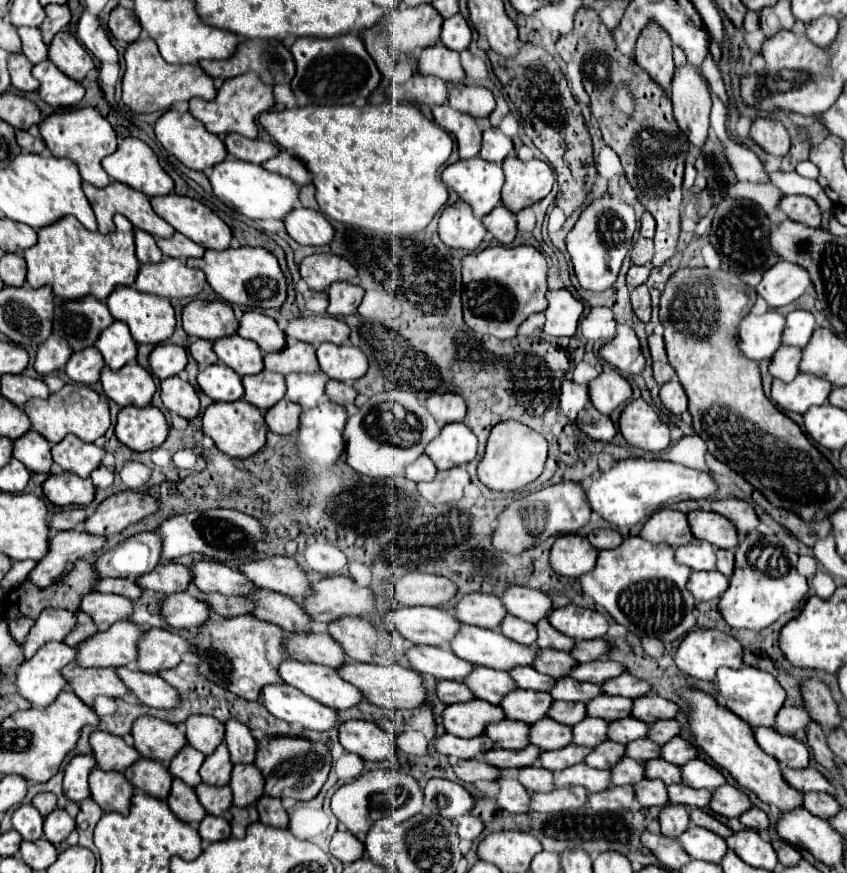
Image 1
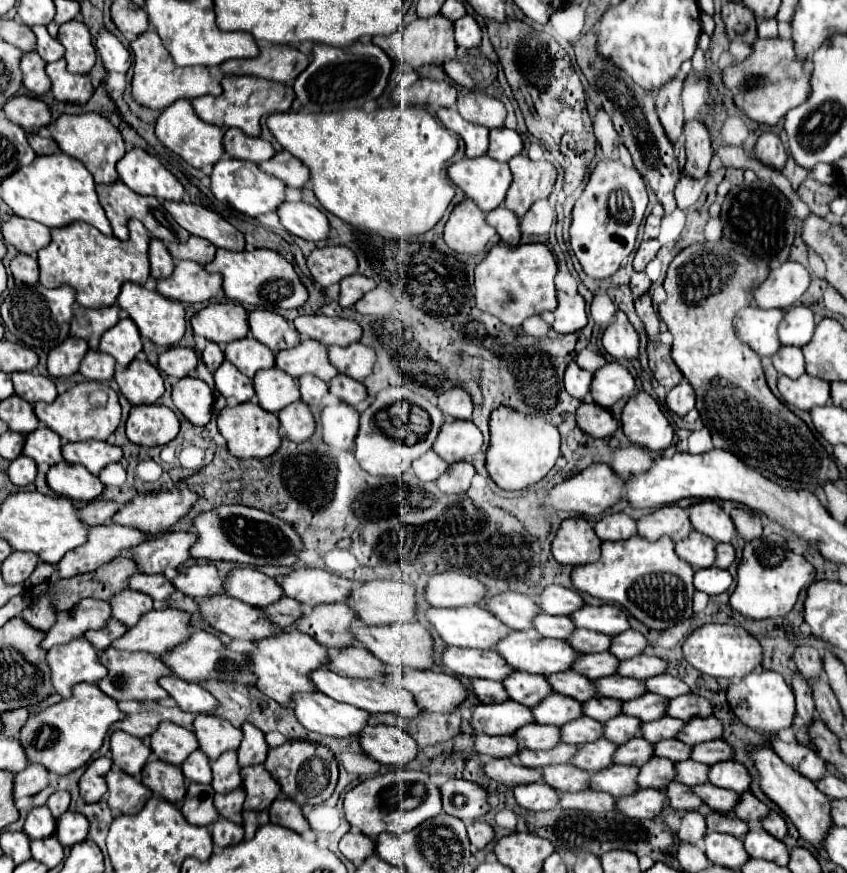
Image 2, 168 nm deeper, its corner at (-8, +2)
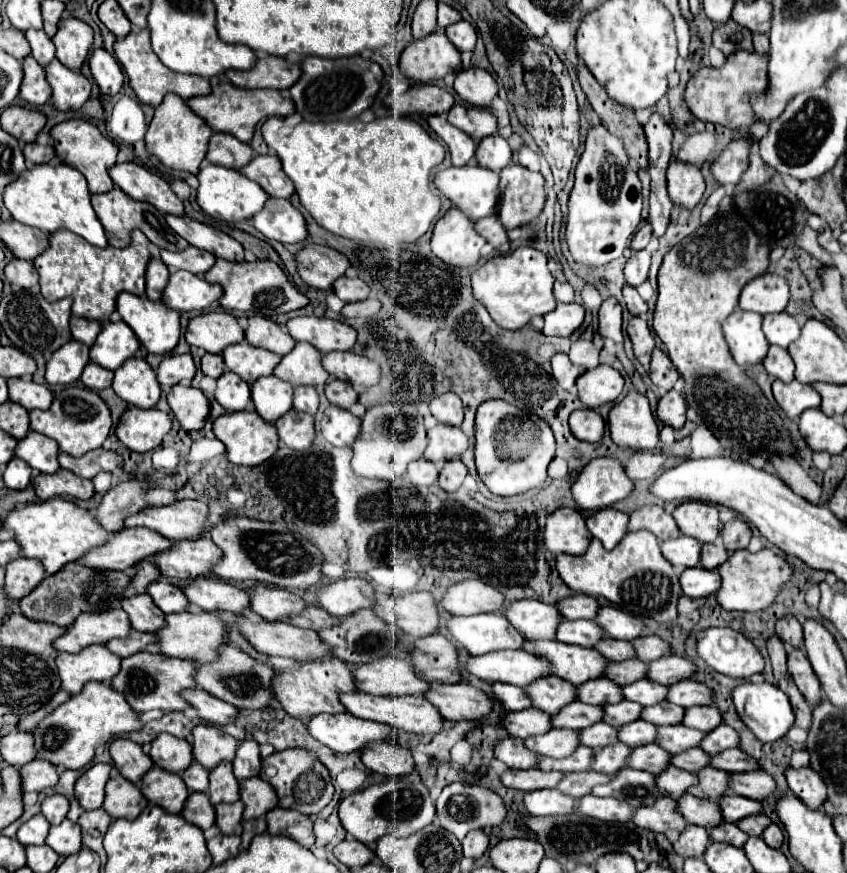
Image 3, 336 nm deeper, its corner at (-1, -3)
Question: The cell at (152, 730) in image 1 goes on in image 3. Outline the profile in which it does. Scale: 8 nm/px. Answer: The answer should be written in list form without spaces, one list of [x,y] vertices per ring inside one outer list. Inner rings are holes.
[[[159,734],[159,738],[155,738],[151,744],[149,756],[153,758],[155,766],[169,772],[177,772],[177,774],[185,772],[187,766],[191,766],[193,762],[191,744],[171,734]]]

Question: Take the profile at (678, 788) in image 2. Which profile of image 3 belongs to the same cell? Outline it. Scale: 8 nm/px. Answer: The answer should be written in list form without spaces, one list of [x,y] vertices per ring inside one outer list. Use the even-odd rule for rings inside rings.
[[[685,794],[677,802],[679,802],[679,812],[691,824],[697,824],[697,826],[703,826],[703,828],[713,828],[713,826],[719,826],[723,822],[721,808],[713,800],[705,800],[705,798]]]

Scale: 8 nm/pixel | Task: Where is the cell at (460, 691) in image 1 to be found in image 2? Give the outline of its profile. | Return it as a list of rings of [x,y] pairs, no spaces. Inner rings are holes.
[[[474,679],[472,681],[472,691],[478,697],[480,703],[502,703],[508,699],[504,685],[500,681],[490,681],[490,679]]]

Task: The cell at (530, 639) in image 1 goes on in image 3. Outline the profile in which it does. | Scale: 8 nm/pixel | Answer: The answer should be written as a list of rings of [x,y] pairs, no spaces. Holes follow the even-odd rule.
[[[565,620],[557,630],[557,640],[583,648],[597,646],[603,636],[605,632],[593,620]]]

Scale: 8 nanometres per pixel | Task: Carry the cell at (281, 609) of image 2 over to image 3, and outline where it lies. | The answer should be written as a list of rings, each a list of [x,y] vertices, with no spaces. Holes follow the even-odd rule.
[[[307,606],[305,614],[299,614],[297,618],[291,620],[295,626],[301,626],[301,628],[313,628],[315,632],[323,630],[325,626],[337,626],[339,618],[331,616],[331,614],[325,614],[321,608],[317,606]]]

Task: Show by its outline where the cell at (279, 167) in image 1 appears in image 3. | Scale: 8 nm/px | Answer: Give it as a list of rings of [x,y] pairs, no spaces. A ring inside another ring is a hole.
[[[273,154],[255,156],[247,166],[241,168],[241,172],[257,182],[269,196],[273,198],[289,198],[295,192],[295,186],[289,178],[285,178],[281,170],[281,162]]]

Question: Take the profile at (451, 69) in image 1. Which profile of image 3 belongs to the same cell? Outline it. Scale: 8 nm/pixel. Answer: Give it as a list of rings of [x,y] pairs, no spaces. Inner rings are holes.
[[[469,68],[459,72],[455,76],[453,88],[467,104],[481,106],[481,108],[491,106],[493,98],[497,96],[497,82],[489,72],[479,68]]]

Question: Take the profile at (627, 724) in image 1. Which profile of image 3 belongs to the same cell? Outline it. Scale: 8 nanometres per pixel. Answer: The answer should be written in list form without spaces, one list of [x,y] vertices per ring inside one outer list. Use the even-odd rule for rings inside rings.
[[[677,724],[677,726],[659,726],[655,742],[671,754],[679,754],[689,748],[697,748],[697,742],[701,742],[701,738],[705,738],[703,732]]]

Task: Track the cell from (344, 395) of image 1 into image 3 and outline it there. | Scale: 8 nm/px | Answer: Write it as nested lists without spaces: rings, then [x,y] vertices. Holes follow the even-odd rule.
[[[333,380],[325,386],[325,396],[333,406],[341,408],[351,408],[357,402],[357,392],[349,382],[343,380]]]

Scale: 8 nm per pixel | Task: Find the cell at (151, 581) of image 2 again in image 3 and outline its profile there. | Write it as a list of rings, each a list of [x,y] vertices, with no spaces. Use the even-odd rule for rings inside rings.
[[[157,580],[149,586],[147,594],[153,598],[153,602],[165,612],[165,614],[175,614],[175,612],[185,612],[189,608],[189,600],[185,598],[183,590],[179,586],[169,584],[167,580]]]

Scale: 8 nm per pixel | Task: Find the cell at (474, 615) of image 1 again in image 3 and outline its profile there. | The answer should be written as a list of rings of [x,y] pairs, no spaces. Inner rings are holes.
[[[519,600],[503,612],[511,626],[527,640],[555,640],[557,626],[563,622],[557,606],[539,600]]]

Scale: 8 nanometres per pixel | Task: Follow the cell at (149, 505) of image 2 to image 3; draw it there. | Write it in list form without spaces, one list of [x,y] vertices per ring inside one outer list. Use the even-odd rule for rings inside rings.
[[[181,500],[171,506],[151,506],[125,520],[127,528],[145,526],[169,540],[197,540],[203,536],[207,506],[201,500]]]

